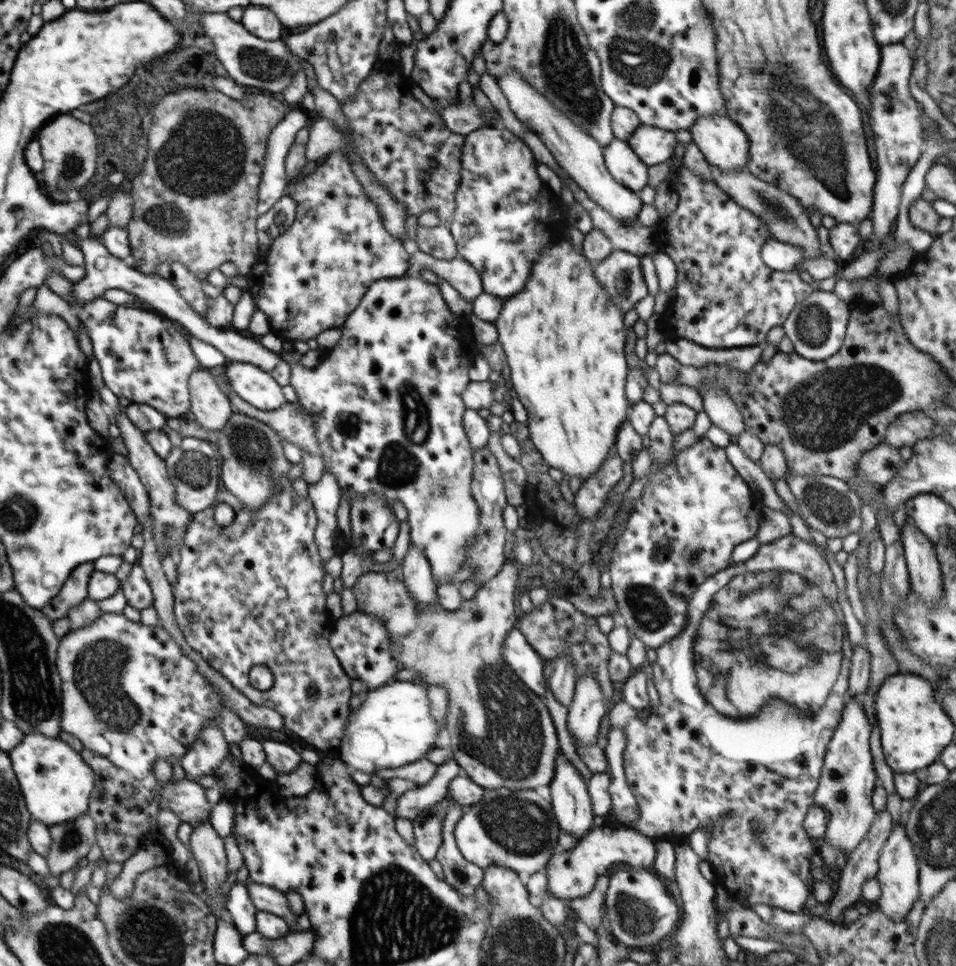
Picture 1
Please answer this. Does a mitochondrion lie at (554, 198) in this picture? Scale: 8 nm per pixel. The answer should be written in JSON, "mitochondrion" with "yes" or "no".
{"mitochondrion":"no"}

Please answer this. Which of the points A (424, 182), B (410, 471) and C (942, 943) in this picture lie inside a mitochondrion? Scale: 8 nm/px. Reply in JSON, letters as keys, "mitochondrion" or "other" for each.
{"A":"other","B":"mitochondrion","C":"mitochondrion"}

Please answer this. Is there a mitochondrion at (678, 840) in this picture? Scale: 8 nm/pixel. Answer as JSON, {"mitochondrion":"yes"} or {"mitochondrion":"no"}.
{"mitochondrion":"no"}

